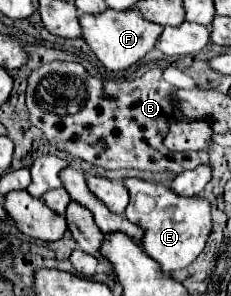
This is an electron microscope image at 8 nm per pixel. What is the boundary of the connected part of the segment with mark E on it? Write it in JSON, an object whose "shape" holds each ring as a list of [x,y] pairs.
{"shape":[[[125,178],[125,188],[129,190],[129,204],[125,208],[125,218],[143,230],[141,246],[143,250],[161,264],[163,272],[173,272],[189,266],[205,248],[211,232],[211,206],[209,200],[199,196],[183,198],[165,188],[163,184],[145,182],[139,178]]]}

